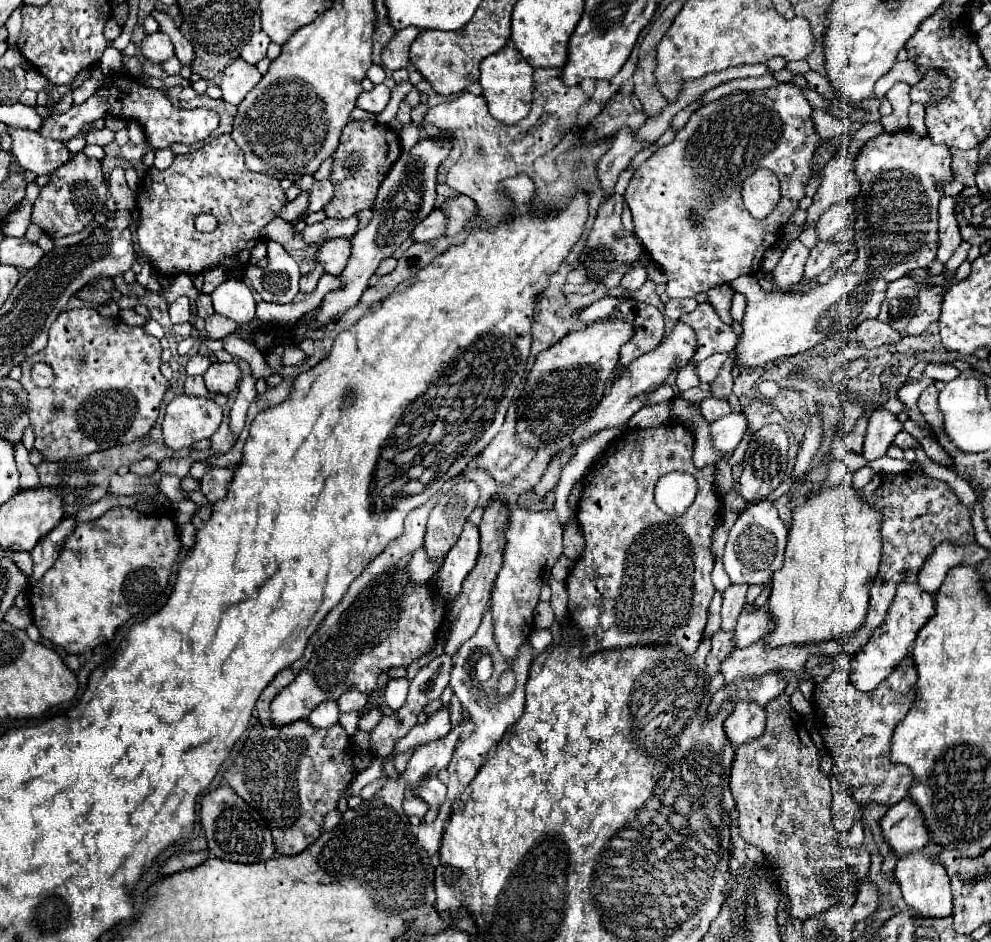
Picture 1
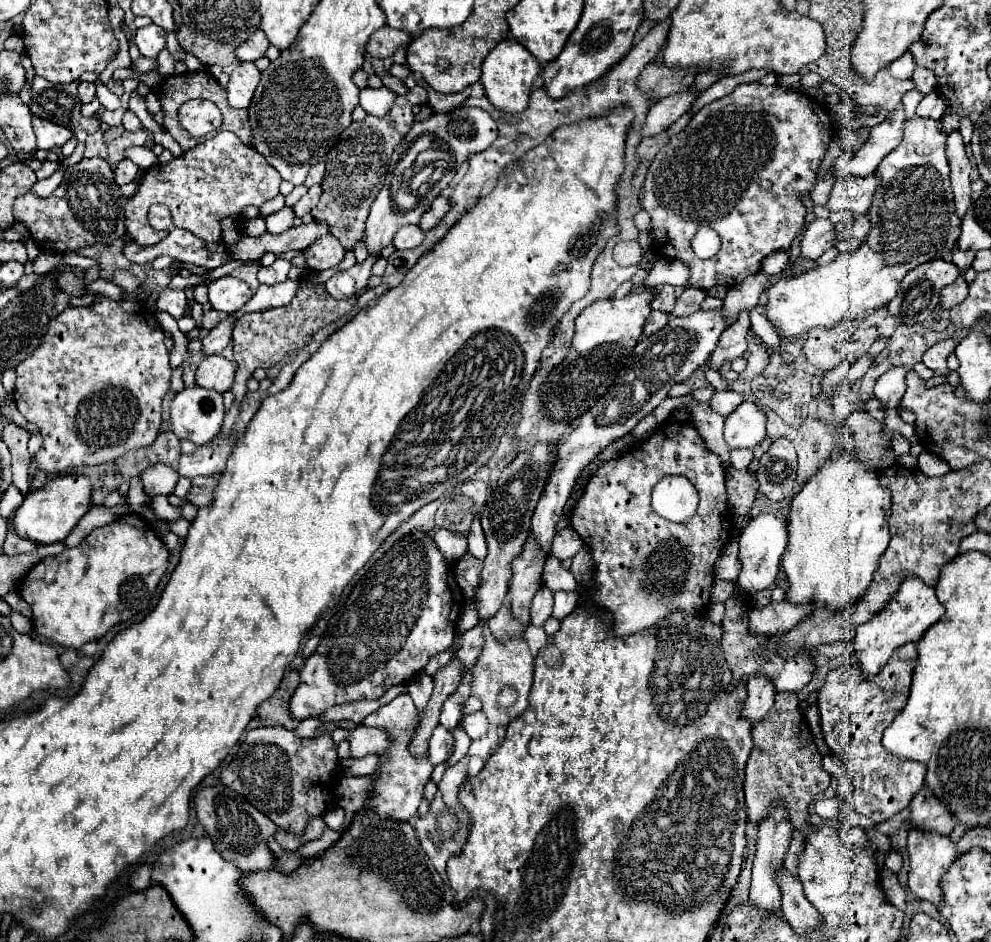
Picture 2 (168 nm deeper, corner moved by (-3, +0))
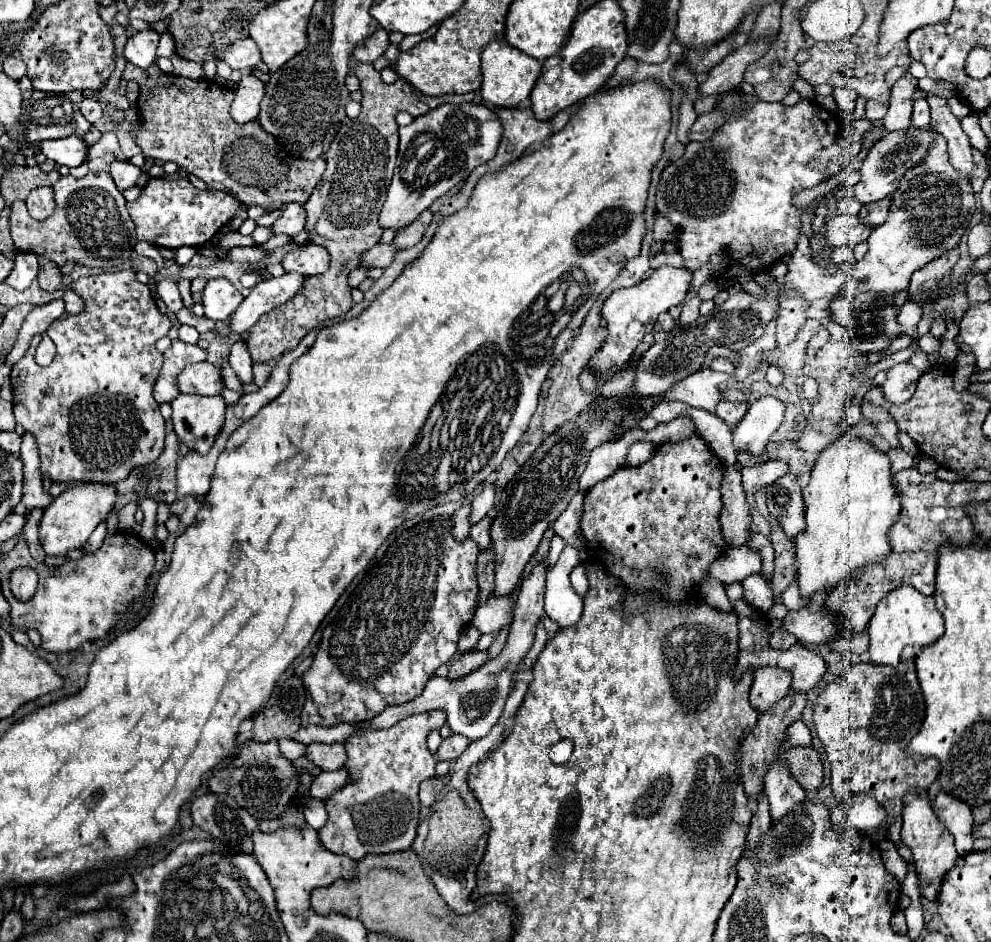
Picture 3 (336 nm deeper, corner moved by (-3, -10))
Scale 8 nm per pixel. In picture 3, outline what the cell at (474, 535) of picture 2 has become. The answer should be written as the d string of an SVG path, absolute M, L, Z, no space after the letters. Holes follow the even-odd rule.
M483 517L479 523L471 527L471 539L479 545L479 549L487 549L491 545L491 535L489 535L491 521L493 521L491 517Z

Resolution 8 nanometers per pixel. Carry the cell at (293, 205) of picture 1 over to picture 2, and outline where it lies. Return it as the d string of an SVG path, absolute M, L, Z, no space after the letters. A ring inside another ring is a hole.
M283 207L281 211L265 217L267 231L273 233L273 235L281 235L281 233L287 231L289 227L293 227L293 221L295 221L295 213L293 213L291 207Z

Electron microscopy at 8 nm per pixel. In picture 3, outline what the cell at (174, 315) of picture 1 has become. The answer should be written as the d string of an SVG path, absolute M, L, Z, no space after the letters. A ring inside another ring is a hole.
M167 277L165 279L159 279L157 293L159 293L159 297L163 299L163 303L167 305L169 311L177 313L183 307L183 299L181 299L179 289L177 289L177 283L173 279L167 279Z

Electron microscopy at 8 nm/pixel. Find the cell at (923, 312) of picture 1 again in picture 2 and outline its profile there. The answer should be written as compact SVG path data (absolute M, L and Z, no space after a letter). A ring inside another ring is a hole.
M959 277L959 279L953 281L951 285L943 287L939 307L941 307L943 311L951 311L951 309L953 309L955 305L959 305L965 297L967 297L967 283L965 283L963 277Z

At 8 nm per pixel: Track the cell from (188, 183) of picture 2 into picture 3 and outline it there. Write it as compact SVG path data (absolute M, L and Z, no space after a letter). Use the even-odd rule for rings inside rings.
M149 179L137 201L127 203L131 221L137 225L137 239L157 247L177 249L183 245L201 247L227 225L237 209L247 209L235 197L221 191L199 191L187 179Z

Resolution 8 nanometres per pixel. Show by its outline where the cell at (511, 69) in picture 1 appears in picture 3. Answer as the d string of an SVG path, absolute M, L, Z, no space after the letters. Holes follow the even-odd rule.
M501 39L491 41L481 51L481 73L483 73L483 85L481 85L483 101L491 103L493 107L515 107L517 103L529 97L535 81L541 75L541 61L507 45L507 41Z

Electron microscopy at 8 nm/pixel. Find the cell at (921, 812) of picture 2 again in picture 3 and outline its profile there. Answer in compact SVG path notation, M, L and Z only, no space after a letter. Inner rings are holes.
M939 793L933 801L937 817L947 825L947 829L955 837L955 849L959 855L973 851L973 809L969 805L963 805L963 801L951 799L947 793Z

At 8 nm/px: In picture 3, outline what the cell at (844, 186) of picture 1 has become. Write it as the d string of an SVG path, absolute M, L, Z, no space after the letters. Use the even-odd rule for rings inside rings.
M905 73L901 79L895 81L889 99L889 111L883 119L883 127L887 131L903 131L911 125L913 113L913 93L919 89L917 79Z

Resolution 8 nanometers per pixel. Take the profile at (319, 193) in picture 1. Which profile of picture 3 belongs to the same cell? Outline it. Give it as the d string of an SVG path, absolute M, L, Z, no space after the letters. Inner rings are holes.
M293 203L293 205L287 205L283 215L271 225L271 231L273 235L295 237L299 231L303 231L303 227L305 227L305 209Z

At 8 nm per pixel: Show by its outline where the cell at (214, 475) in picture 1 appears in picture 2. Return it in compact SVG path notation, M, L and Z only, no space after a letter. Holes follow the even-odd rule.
M195 477L193 487L187 493L187 501L191 501L197 507L209 505L213 499L213 489L217 487L217 477Z

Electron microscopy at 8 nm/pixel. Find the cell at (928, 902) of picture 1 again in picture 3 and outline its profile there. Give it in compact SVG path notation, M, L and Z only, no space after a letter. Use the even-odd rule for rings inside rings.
M907 793L907 805L903 807L903 829L901 829L901 841L911 849L919 877L923 881L943 879L947 871L953 869L957 861L957 851L951 841L951 833L947 833L947 827L935 817L935 811L931 809L929 793Z

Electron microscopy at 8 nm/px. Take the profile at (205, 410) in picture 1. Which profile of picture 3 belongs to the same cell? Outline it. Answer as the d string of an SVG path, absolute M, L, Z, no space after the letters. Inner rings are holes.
M183 395L173 401L173 427L181 443L201 455L211 449L225 423L225 403L221 395Z

